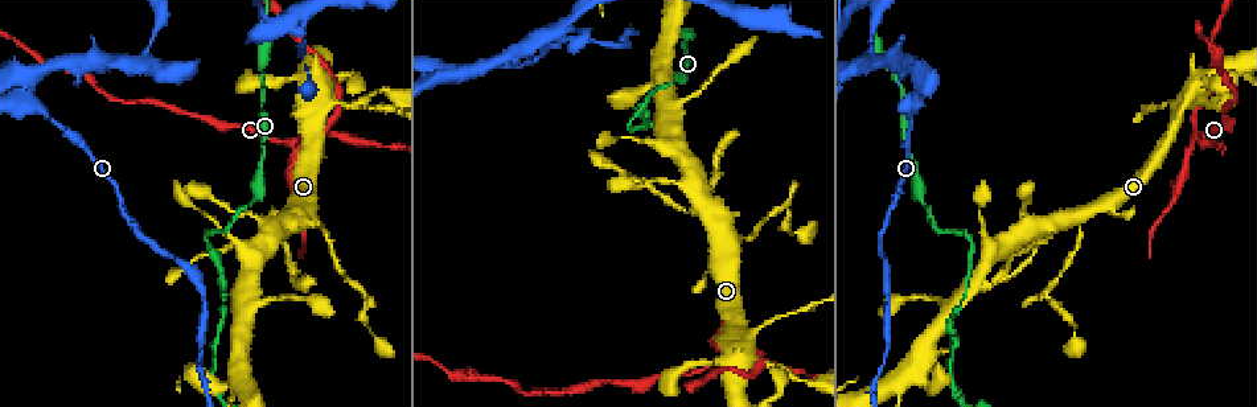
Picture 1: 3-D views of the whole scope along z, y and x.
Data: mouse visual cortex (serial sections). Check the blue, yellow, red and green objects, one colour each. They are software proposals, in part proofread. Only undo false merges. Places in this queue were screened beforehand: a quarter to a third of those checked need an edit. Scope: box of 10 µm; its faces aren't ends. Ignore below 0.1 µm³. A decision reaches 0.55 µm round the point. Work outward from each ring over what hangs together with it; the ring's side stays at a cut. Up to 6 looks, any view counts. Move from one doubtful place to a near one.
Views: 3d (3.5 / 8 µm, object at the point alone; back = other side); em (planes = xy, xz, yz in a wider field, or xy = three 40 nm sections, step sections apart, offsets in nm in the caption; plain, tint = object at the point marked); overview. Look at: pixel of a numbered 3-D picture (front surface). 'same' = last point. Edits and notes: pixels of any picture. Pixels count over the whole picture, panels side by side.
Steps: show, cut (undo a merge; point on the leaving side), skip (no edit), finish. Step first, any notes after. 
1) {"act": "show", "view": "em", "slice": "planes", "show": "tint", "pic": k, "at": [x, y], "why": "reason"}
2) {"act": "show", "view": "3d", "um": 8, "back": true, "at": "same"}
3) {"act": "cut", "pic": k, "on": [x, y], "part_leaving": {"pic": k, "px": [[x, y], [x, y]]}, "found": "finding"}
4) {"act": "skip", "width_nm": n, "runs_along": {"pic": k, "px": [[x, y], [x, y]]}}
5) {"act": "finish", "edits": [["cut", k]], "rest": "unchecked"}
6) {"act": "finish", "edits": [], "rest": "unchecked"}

{"act": "show", "view": "3d", "um": 3.5, "back": true, "pic": 1, "at": [1197, 129]}

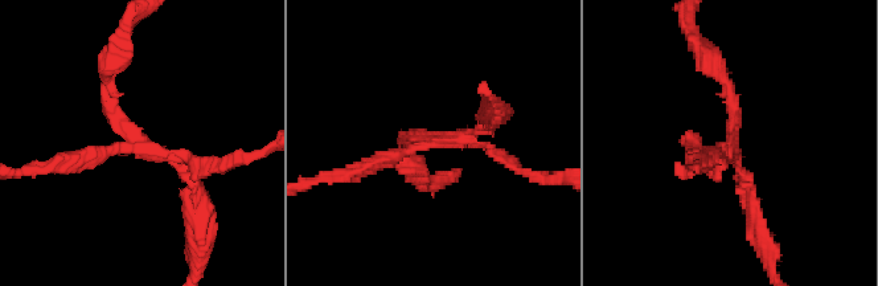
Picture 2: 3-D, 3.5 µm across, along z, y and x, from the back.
{"act": "show", "view": "em", "slice": "xy", "step": 3, "show": "tint", "pic": 2, "at": [434, 140], "arms": 3, "arm_widths_nm": [150, 150, 200], "why": "need the tissue"}

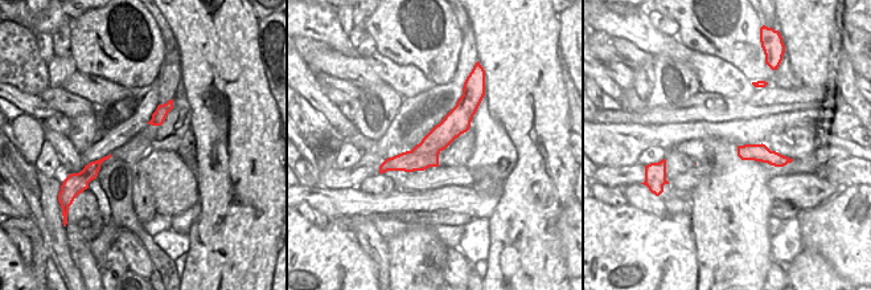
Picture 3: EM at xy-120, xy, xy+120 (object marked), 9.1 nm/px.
{"act": "show", "view": "em", "slice": "planes", "show": "tint", "at": "same"}

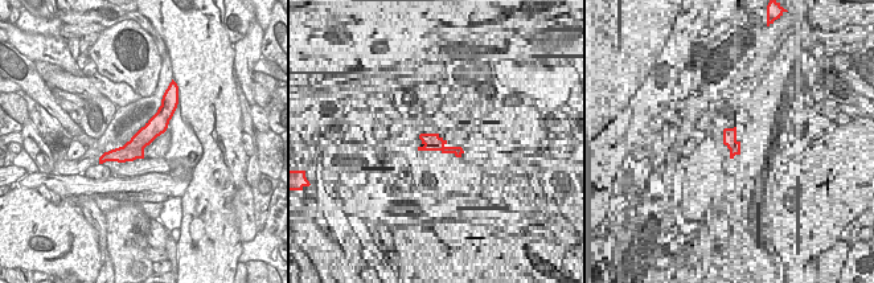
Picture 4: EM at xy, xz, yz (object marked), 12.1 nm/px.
{"act": "cut", "pic": 2, "on": [746, 204], "border": {"pic": 4, "px": [[143, 147], [113, 151]]}, "found": "two cells meet here"}

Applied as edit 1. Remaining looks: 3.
{"act": "show", "view": "overview"}

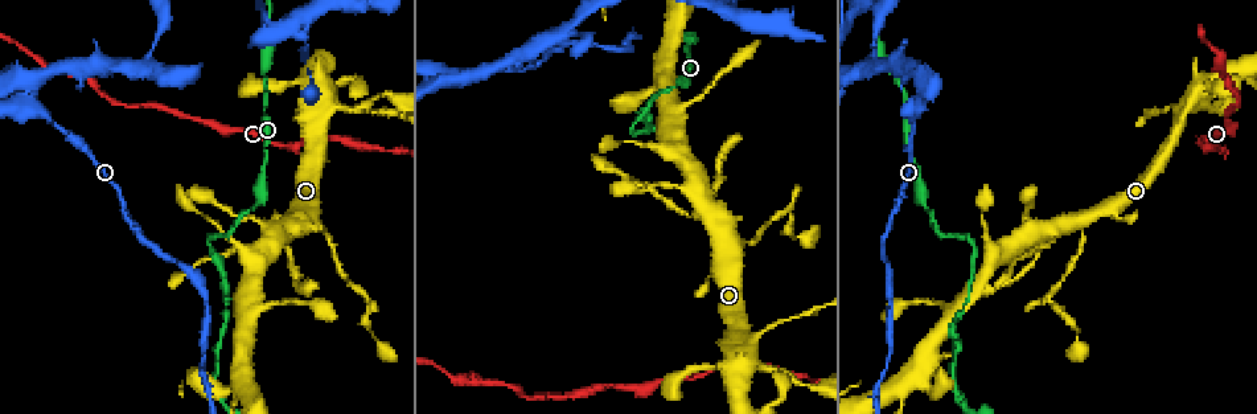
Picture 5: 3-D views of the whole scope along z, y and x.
{"act": "show", "view": "3d", "um": 3.5, "back": true, "pic": 5, "at": [1091, 214], "why": "a fork"}

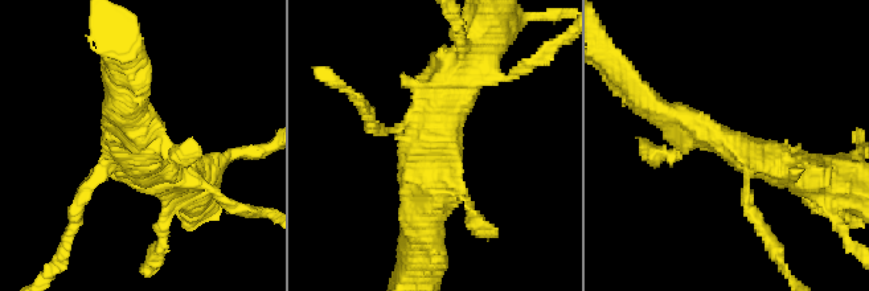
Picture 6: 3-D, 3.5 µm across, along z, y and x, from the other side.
{"act": "show", "view": "em", "slice": "planes", "show": "tint", "pic": 6, "at": [432, 139], "arms": 3, "arm_widths_nm": [150, 400, 450]}

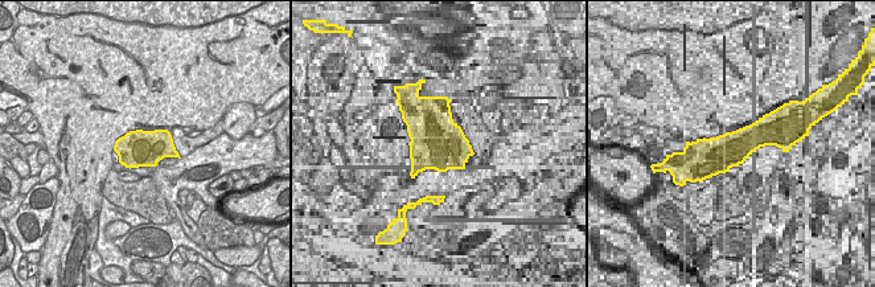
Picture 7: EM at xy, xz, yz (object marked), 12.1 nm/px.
{"act": "skip", "runs_along": {"pic": 6, "px": [[656, 110], [755, 159], [806, 171]]}, "found": "continuous, no second cell"}

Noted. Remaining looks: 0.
{"act": "finish", "edits": [["cut", 2]], "rest": "unchecked"}

